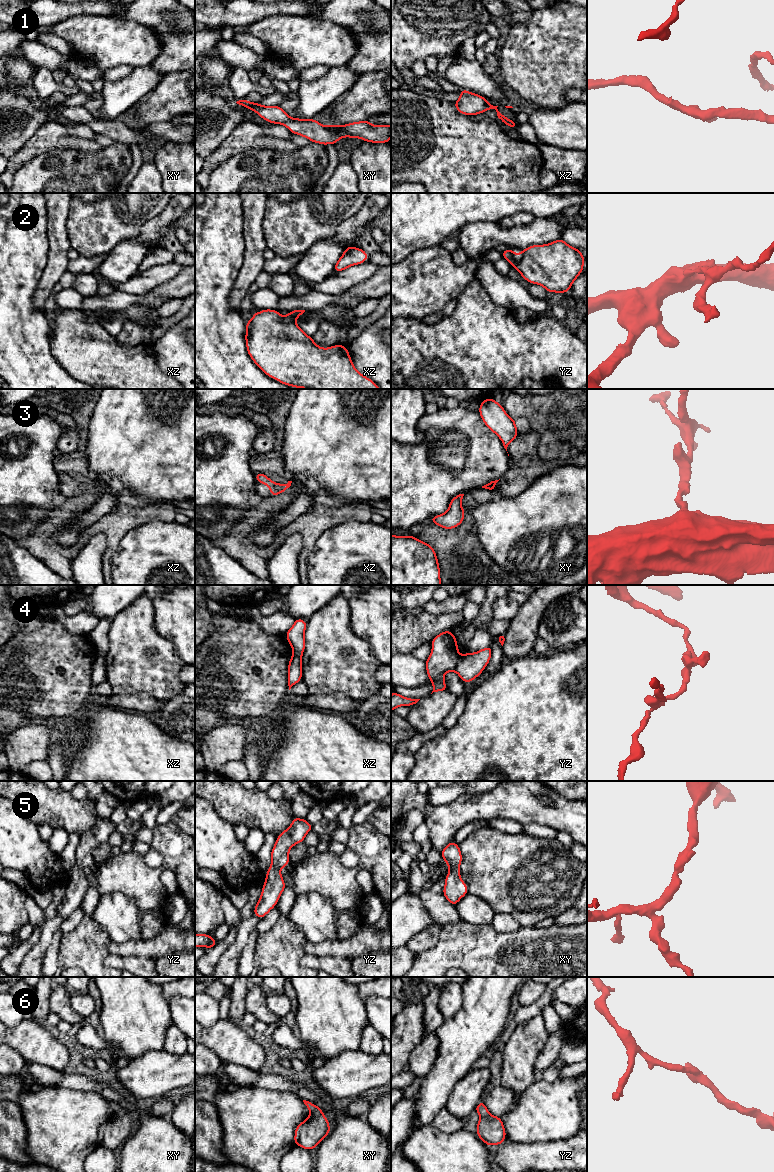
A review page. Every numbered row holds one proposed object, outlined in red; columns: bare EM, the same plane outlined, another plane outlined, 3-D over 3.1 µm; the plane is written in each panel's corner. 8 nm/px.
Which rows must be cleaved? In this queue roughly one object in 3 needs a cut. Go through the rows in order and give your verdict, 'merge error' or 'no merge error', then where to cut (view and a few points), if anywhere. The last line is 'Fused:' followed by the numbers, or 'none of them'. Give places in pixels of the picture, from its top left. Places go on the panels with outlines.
1: no merge error; no cut
2: merge error; cut in yz along (518, 256), (511, 265)
3: no merge error; no cut
4: merge error; cut in yz along (460, 656), (455, 670)
5: no merge error; no cut
6: merge error; cut in xy along (322, 1113), (310, 1115)
Fused: 2, 4, 6

